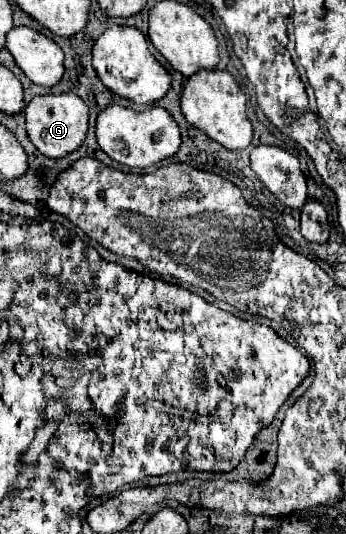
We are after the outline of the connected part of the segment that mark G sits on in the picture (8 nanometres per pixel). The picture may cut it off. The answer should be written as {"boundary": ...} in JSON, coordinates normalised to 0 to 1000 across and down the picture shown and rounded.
{"boundary":[[[214,172],[191,176],[133,176],[98,180],[75,202],[75,243],[92,270],[145,296],[191,292],[197,285],[220,281],[254,247],[254,202],[231,180]]]}

